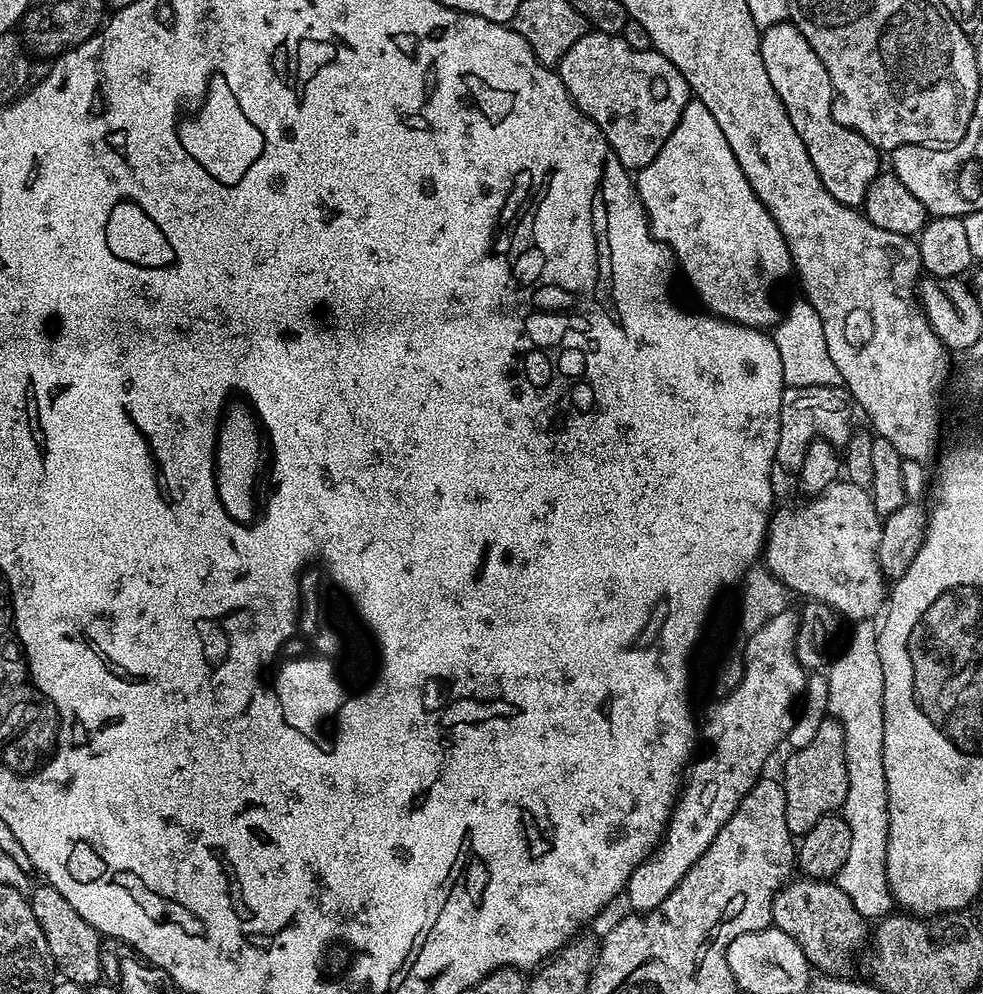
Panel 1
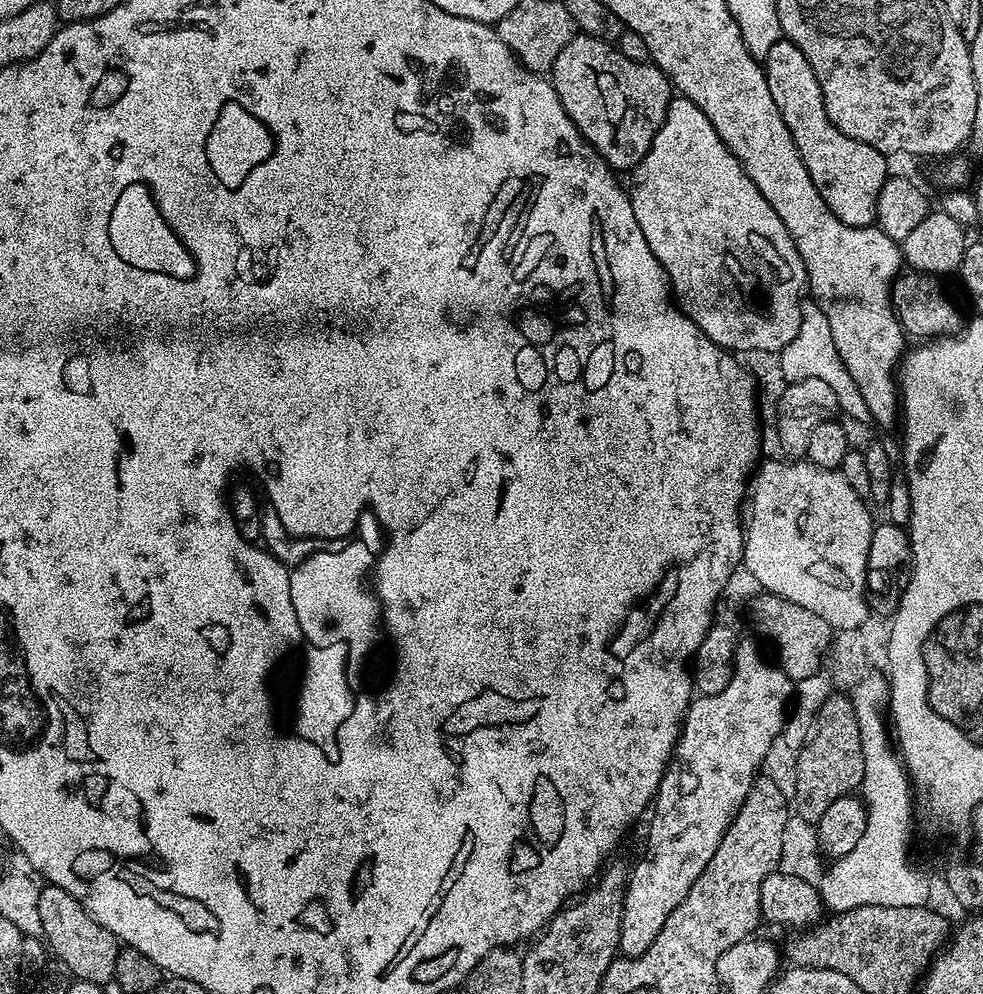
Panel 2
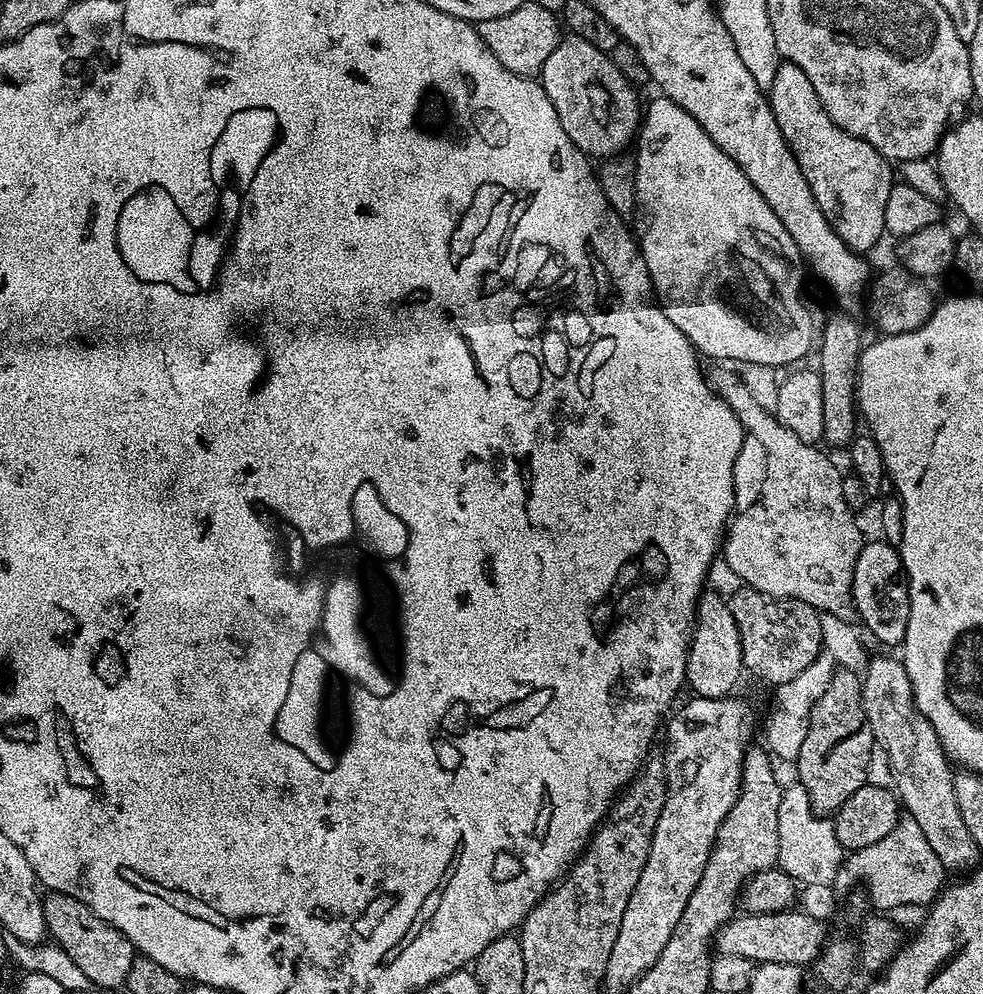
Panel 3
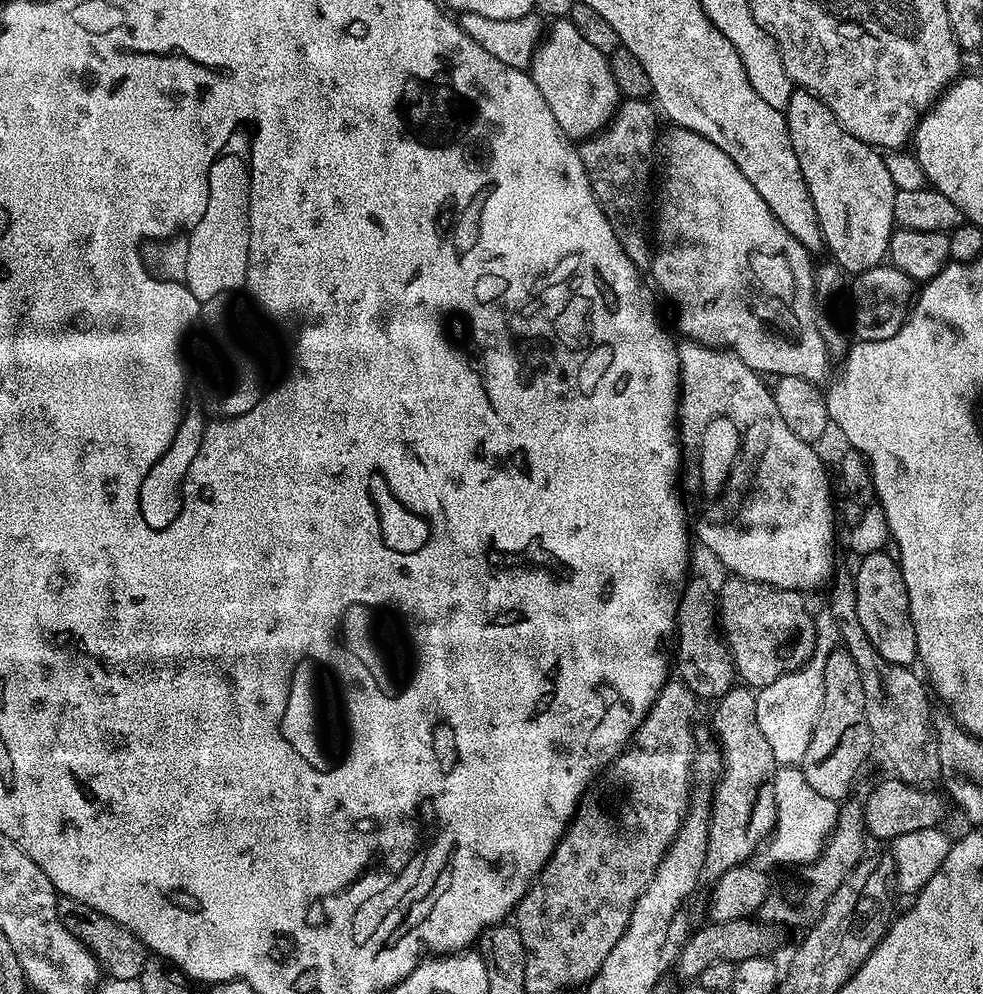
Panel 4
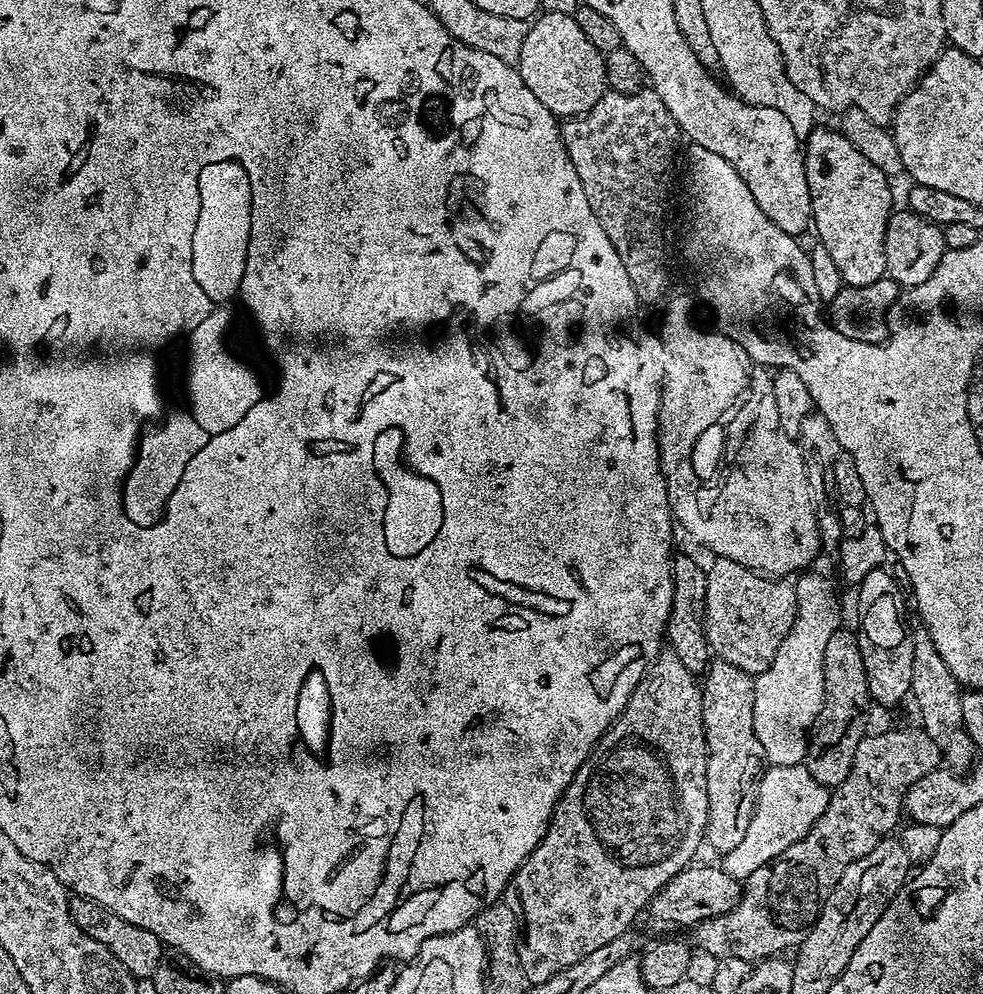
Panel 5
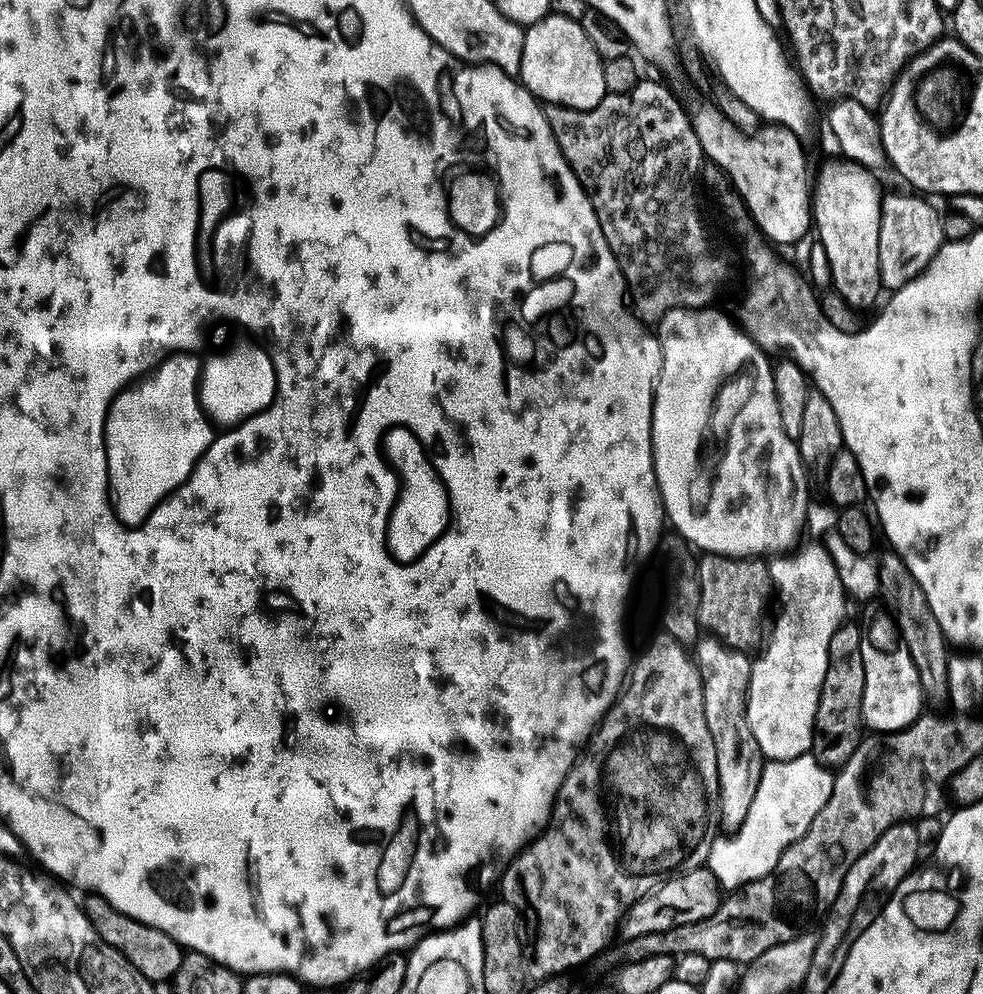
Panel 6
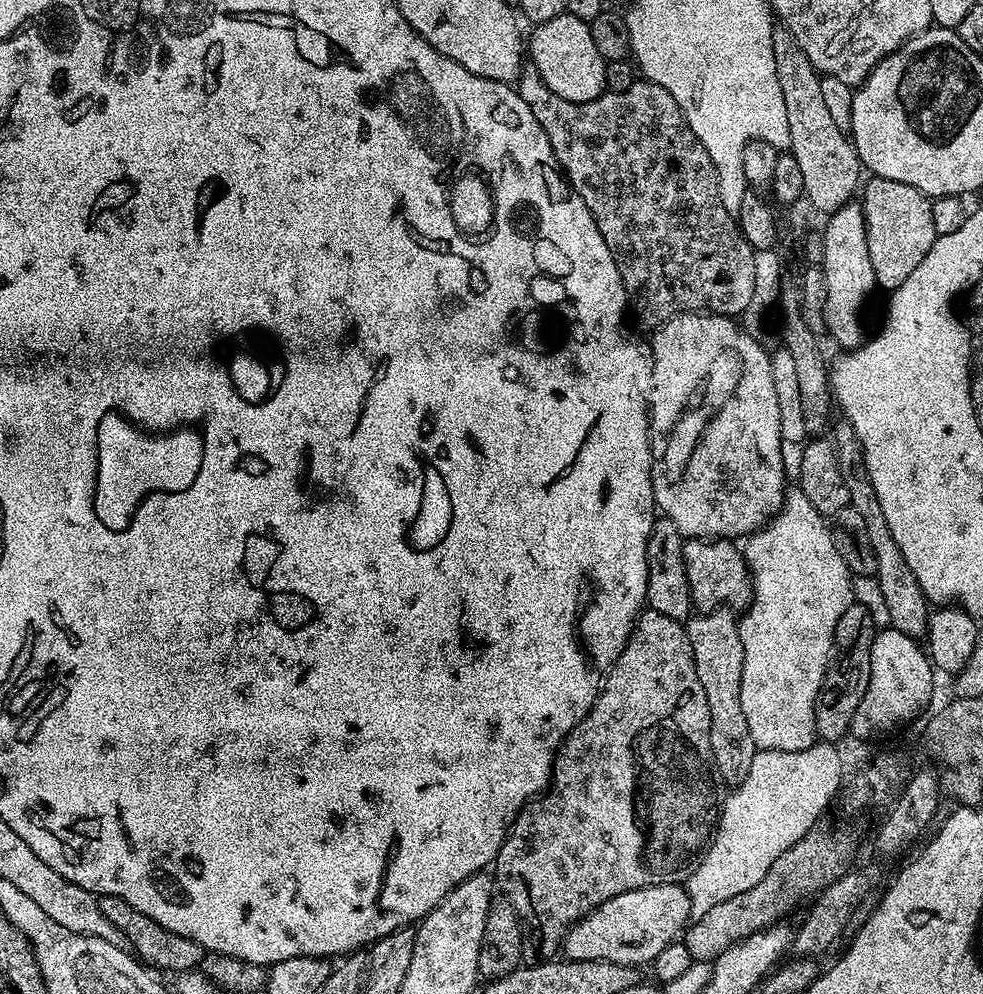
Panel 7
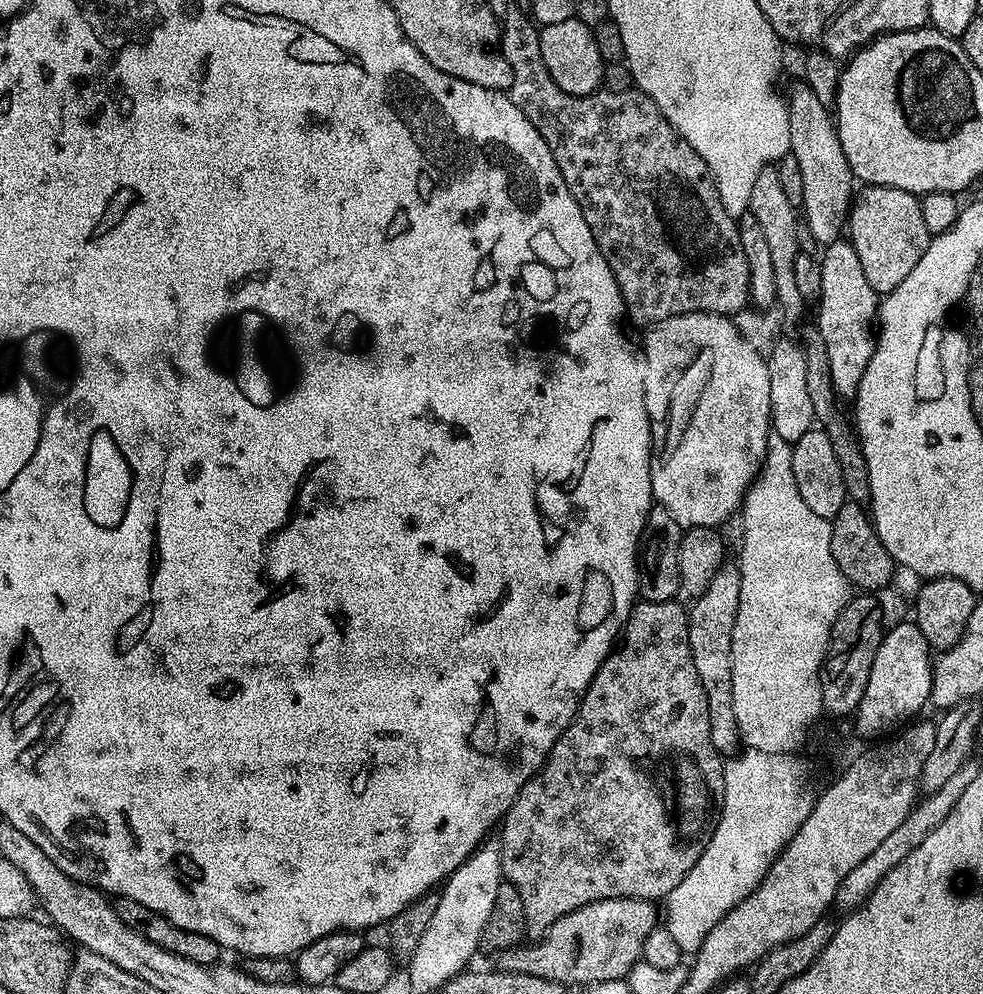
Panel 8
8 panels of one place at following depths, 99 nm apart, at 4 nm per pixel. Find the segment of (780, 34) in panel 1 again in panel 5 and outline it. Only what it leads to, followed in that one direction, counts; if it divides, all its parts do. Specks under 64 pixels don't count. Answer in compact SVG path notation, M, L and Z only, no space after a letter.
M817 126L813 128L802 144L802 170L806 174L806 182L810 186L810 198L812 199L812 224L818 235L818 243L826 246L826 251L830 254L834 266L838 266L838 274L842 278L842 282L849 288L861 288L862 286L870 286L870 282L878 282L885 279L886 276L886 226L894 211L892 205L892 188L889 177L885 176L882 170L878 170L878 166L874 166L874 162L870 162L870 158L866 158L866 154L862 154L862 150L858 150L858 146L854 146L854 142L850 142L850 138L846 138L844 133L835 127L823 128Z

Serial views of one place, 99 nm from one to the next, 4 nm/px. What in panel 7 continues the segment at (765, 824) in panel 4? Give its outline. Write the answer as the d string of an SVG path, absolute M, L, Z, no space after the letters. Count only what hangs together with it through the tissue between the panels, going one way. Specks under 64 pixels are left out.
M727 606L716 608L713 612L701 612L693 615L686 624L688 637L692 643L694 666L698 670L698 678L702 682L702 690L706 690L706 706L710 706L710 750L716 762L719 779L725 780L728 786L738 786L746 778L746 770L750 770L750 762L758 751L754 738L750 738L750 726L746 726L746 714L742 714L742 662L744 651L740 641L740 626L737 615Z

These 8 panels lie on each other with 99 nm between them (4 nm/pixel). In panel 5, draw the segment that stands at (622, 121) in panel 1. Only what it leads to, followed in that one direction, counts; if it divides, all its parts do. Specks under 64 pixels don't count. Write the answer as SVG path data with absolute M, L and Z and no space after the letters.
M545 12L531 21L526 42L522 42L519 70L522 82L530 86L530 91L546 110L550 110L557 118L579 118L592 111L593 106L604 97L606 91L604 76L605 57L594 50L594 45L582 34L575 16L566 14L550 14Z

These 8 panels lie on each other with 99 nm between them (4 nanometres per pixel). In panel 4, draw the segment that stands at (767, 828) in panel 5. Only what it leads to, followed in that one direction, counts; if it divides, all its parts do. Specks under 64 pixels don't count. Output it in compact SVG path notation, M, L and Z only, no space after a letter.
M780 766L777 767L774 778L774 802L776 803L776 826L766 843L759 849L758 860L759 856L761 860L759 863L803 866L818 859L836 824L837 801L822 798L818 790L813 790L810 782L806 782L803 767Z

